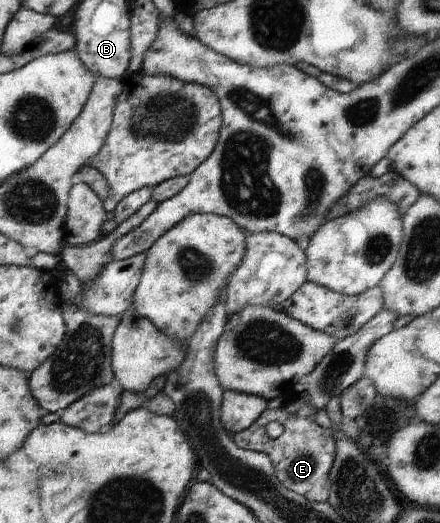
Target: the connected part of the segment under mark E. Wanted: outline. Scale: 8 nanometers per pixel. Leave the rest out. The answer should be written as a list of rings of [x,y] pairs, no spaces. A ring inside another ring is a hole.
[[[290,398],[275,409],[266,409],[259,419],[243,431],[232,436],[237,447],[255,450],[269,455],[277,479],[283,487],[303,495],[310,502],[327,502],[330,494],[329,471],[335,461],[336,445],[331,437],[331,430],[315,421],[315,409],[301,399]],[[267,423],[281,423],[283,433],[276,439],[266,434]]]

